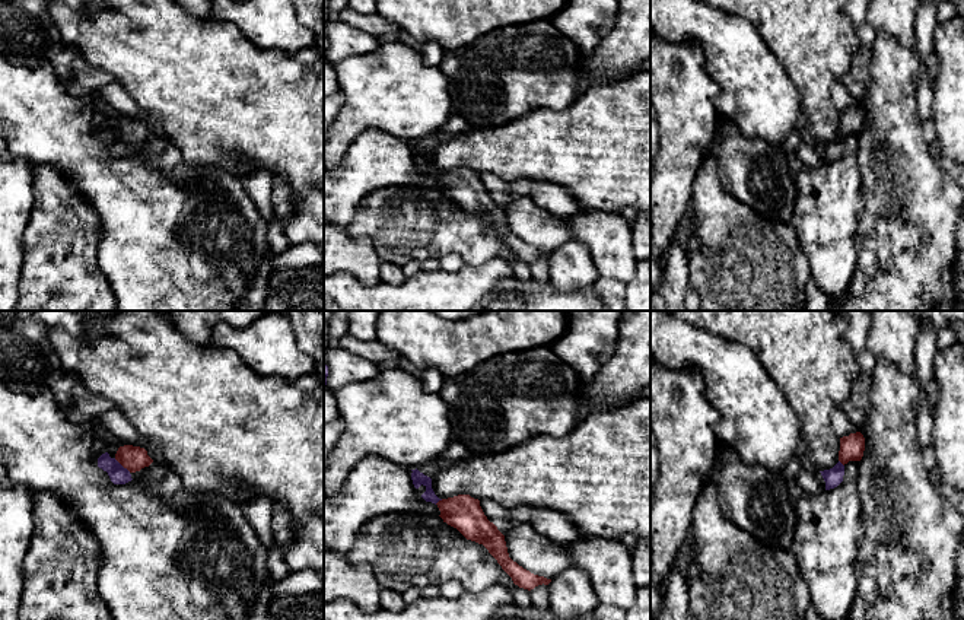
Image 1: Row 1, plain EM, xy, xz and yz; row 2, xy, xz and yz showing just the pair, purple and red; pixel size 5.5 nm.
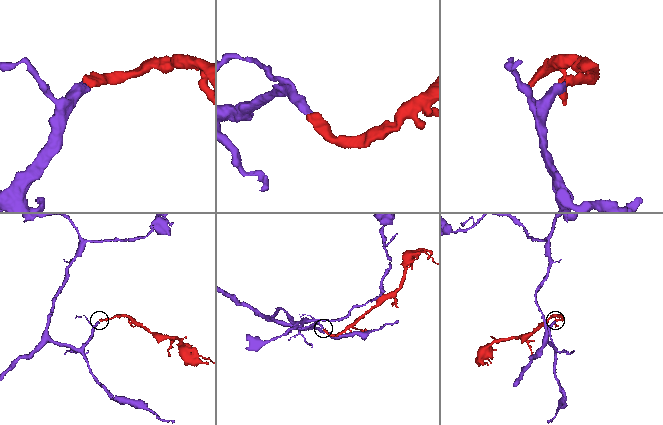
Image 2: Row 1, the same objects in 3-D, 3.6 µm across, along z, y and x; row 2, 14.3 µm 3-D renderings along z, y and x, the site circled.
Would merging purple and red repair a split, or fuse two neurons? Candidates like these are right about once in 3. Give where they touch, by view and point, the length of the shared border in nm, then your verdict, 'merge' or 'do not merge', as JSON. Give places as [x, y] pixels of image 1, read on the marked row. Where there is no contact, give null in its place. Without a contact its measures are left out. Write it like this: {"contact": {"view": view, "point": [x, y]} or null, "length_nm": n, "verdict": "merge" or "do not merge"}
{"contact": {"view": "xy", "point": [121, 466]}, "length_nm": 120, "verdict": "merge"}

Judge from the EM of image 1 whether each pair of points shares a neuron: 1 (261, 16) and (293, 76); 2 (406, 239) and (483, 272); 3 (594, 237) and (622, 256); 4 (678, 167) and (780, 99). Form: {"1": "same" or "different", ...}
{"1": "different", "2": "different", "3": "same", "4": "different"}

